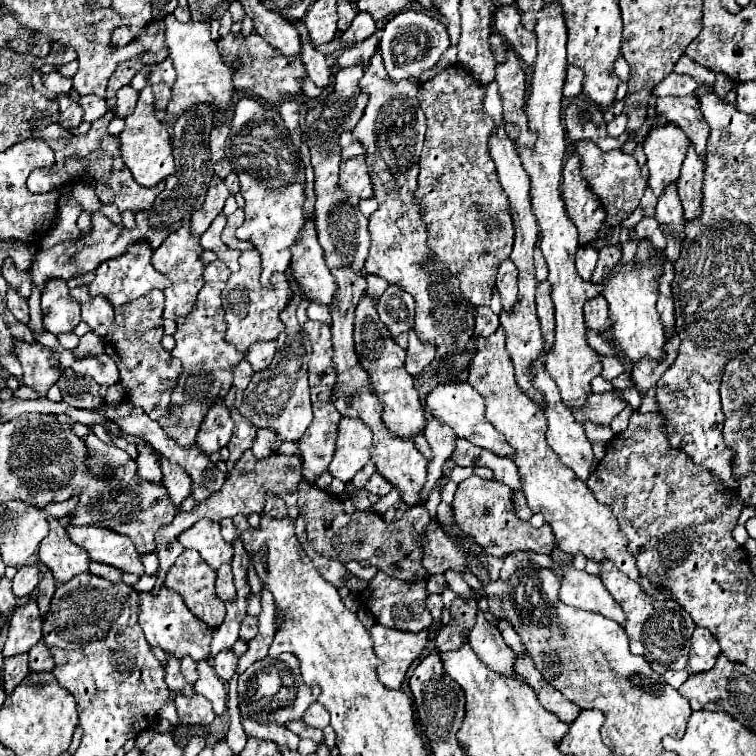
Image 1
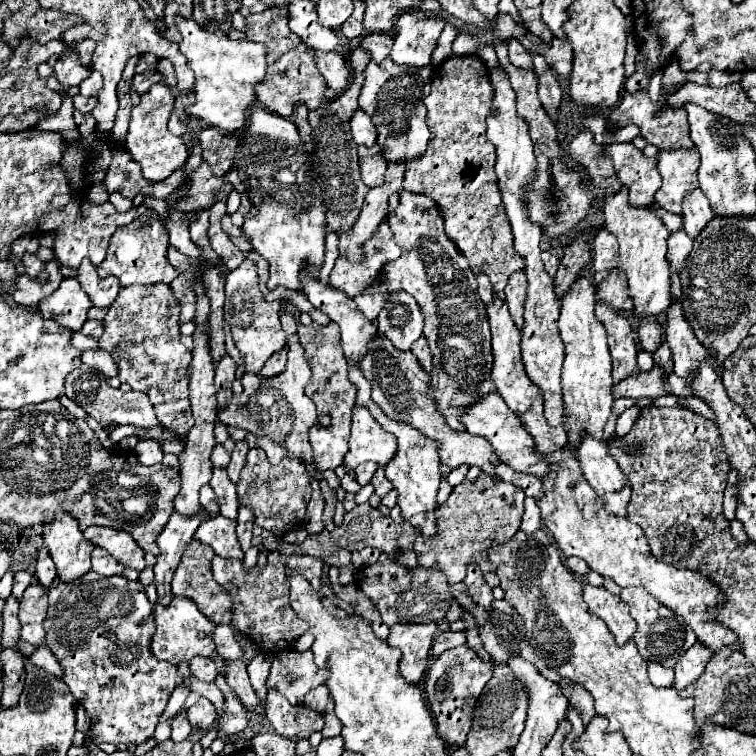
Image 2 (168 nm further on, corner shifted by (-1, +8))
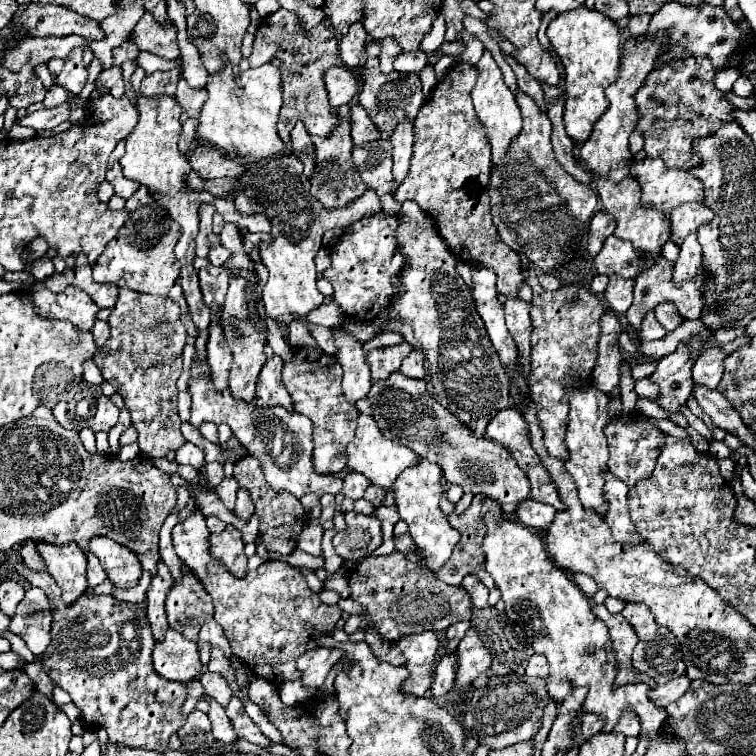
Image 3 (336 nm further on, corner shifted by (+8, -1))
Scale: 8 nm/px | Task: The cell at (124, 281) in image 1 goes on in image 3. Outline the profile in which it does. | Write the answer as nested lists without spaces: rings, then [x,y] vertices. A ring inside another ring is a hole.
[[[140,206],[130,212],[126,226],[106,244],[106,250],[94,264],[94,282],[116,284],[142,294],[166,296],[180,276],[180,262],[176,262],[174,246],[180,238],[180,226],[170,218],[162,206]]]

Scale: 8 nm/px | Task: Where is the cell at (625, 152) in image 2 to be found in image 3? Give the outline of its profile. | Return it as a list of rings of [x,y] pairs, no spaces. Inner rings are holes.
[[[660,158],[636,160],[630,172],[642,186],[642,204],[670,212],[686,202],[704,202],[704,184],[690,170],[666,168]]]

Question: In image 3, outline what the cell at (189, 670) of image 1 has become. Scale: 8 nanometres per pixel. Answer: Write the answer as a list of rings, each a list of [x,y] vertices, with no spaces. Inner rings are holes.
[[[206,672],[206,674],[202,674],[200,682],[202,682],[202,686],[206,688],[206,694],[210,694],[220,706],[228,706],[228,702],[230,702],[230,698],[234,696],[234,692],[230,690],[228,682],[224,682],[222,674]]]

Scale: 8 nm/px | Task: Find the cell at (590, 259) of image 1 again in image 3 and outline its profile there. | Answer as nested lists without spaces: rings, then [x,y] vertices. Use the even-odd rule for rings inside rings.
[[[608,236],[596,256],[596,270],[606,276],[618,274],[622,278],[636,278],[640,274],[640,254],[632,250],[632,242]]]

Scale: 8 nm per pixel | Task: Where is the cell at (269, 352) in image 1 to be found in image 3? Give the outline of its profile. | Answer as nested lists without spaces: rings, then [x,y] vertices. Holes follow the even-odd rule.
[[[266,346],[266,364],[258,376],[258,386],[256,386],[256,406],[266,408],[266,406],[284,406],[286,410],[294,410],[292,398],[288,390],[284,388],[282,382],[282,366],[284,360],[272,352],[270,346]]]

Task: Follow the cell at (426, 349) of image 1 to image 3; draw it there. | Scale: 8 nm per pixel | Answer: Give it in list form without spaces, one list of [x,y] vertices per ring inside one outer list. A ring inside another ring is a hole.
[[[412,350],[410,356],[404,358],[402,366],[400,366],[400,372],[408,378],[424,378],[426,372],[424,372],[424,354],[420,350]]]

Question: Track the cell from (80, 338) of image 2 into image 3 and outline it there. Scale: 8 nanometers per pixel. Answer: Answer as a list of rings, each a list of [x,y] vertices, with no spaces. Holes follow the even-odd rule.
[[[94,360],[84,362],[84,380],[86,380],[86,382],[90,382],[90,384],[94,384],[94,386],[102,386],[104,378],[102,378],[102,374],[100,374],[98,366],[94,364]]]

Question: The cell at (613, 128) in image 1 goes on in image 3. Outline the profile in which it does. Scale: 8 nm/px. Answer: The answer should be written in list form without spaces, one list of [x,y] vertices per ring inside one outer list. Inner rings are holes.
[[[684,58],[684,60],[664,62],[660,66],[660,70],[656,68],[648,76],[646,86],[642,86],[640,92],[636,94],[636,104],[638,104],[638,110],[642,114],[642,118],[638,122],[638,130],[644,134],[644,140],[646,140],[644,150],[646,150],[648,158],[662,158],[668,168],[690,170],[692,166],[698,166],[700,156],[694,154],[692,142],[698,138],[704,138],[704,136],[712,136],[712,132],[716,132],[720,126],[734,120],[736,106],[732,102],[728,102],[726,92],[720,92],[714,86],[714,78],[716,78],[718,70],[700,70],[704,66],[712,68],[712,66],[708,66],[706,58]]]

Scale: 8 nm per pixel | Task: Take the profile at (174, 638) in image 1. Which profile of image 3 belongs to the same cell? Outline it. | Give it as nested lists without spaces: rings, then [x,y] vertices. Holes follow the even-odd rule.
[[[172,628],[166,632],[164,642],[156,642],[152,660],[156,672],[172,682],[186,684],[190,680],[196,680],[202,672],[202,662],[196,642],[182,638]]]

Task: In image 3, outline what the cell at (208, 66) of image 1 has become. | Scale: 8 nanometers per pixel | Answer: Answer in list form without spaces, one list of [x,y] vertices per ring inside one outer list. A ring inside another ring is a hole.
[[[276,66],[248,68],[234,78],[232,68],[212,74],[206,86],[208,100],[200,112],[198,138],[204,138],[220,146],[228,156],[250,156],[250,158],[274,158],[286,152],[284,142],[278,136],[278,112],[282,106],[282,78]]]

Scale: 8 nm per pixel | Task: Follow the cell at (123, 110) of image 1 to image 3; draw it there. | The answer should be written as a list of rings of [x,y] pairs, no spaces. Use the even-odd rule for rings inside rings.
[[[180,66],[168,70],[168,72],[148,74],[142,80],[142,94],[144,96],[158,96],[158,94],[174,96],[176,94],[176,84],[178,84],[180,76],[182,76],[182,68]]]

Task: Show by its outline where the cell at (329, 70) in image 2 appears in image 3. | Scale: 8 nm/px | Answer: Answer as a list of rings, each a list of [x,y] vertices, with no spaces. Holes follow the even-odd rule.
[[[344,66],[330,68],[326,72],[326,76],[324,76],[324,82],[326,82],[330,104],[334,108],[348,104],[358,94],[358,80],[356,80],[356,76],[354,76],[352,70],[348,70]]]

